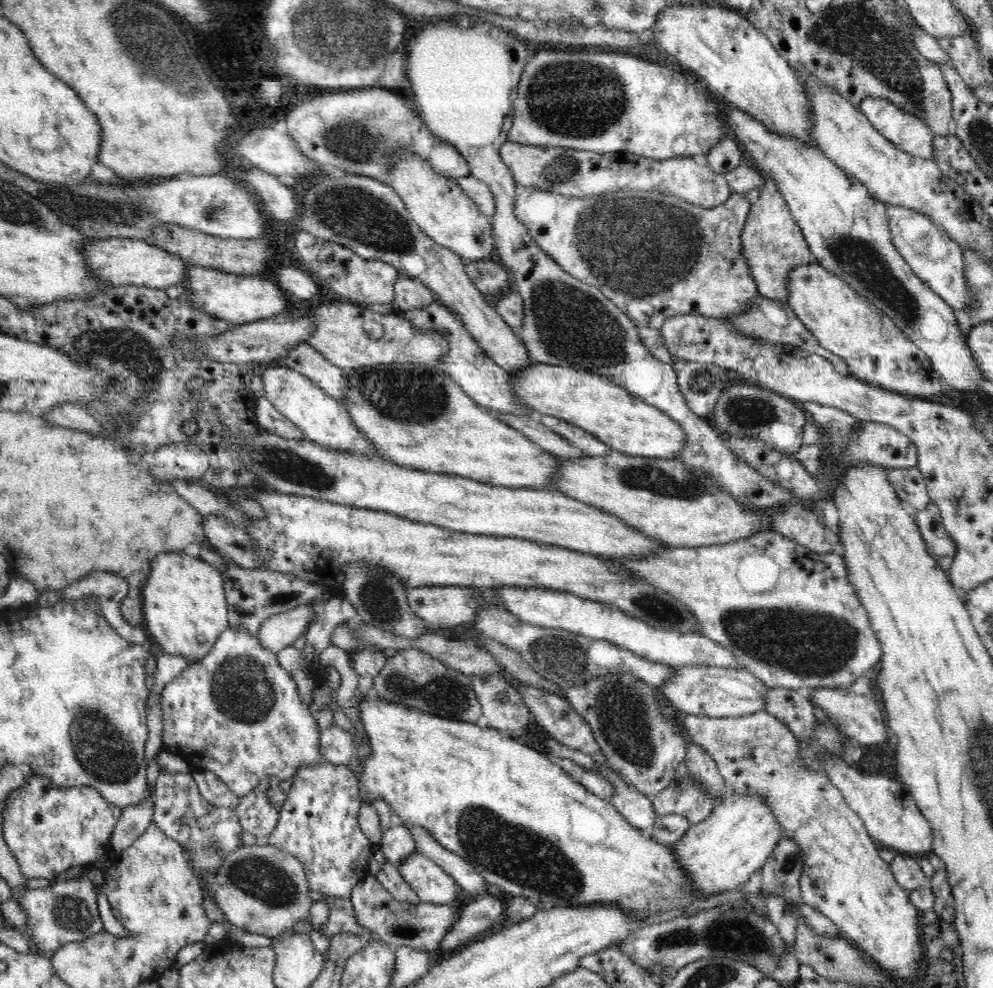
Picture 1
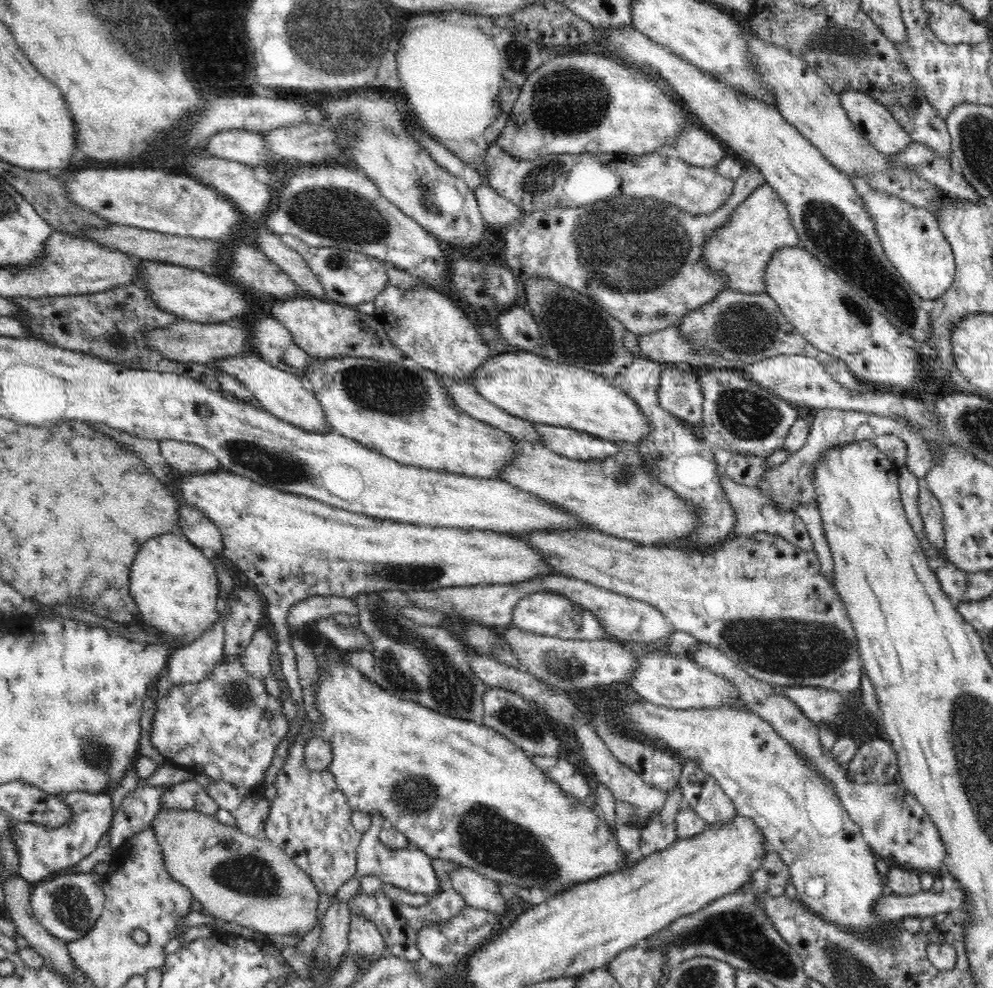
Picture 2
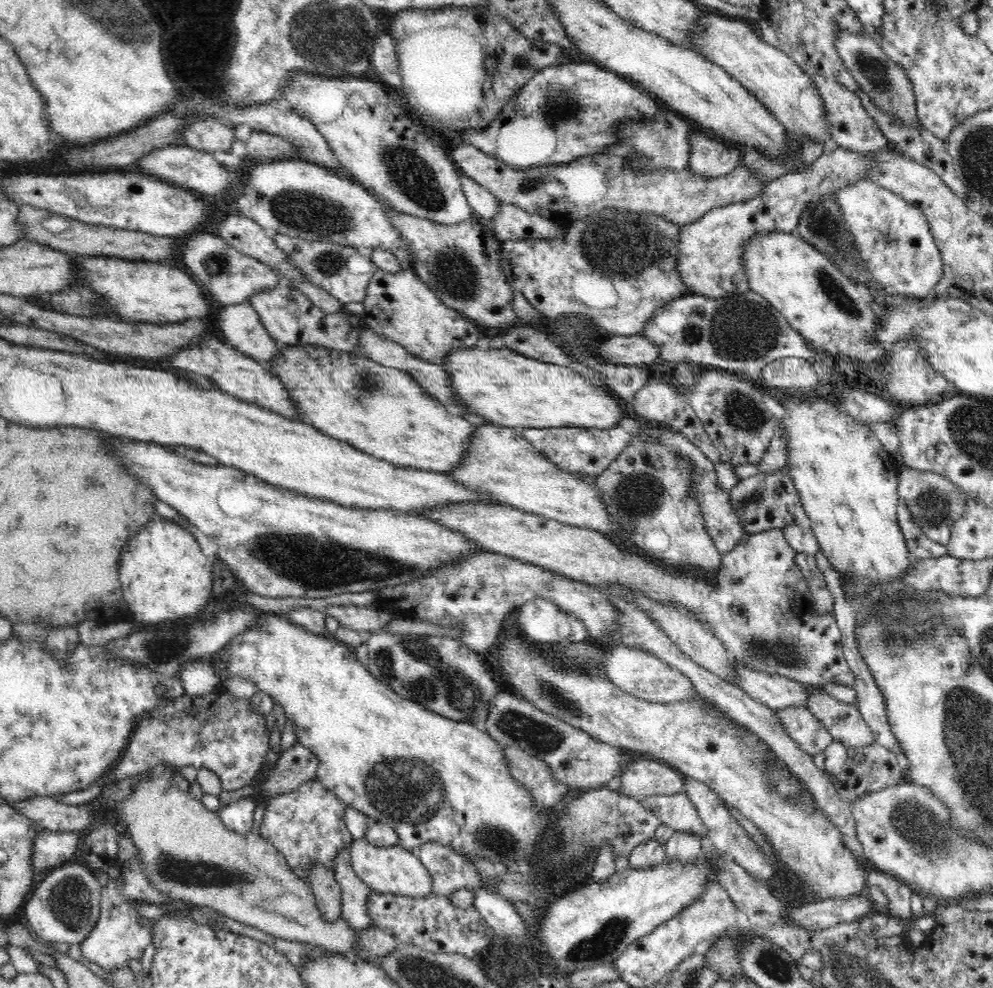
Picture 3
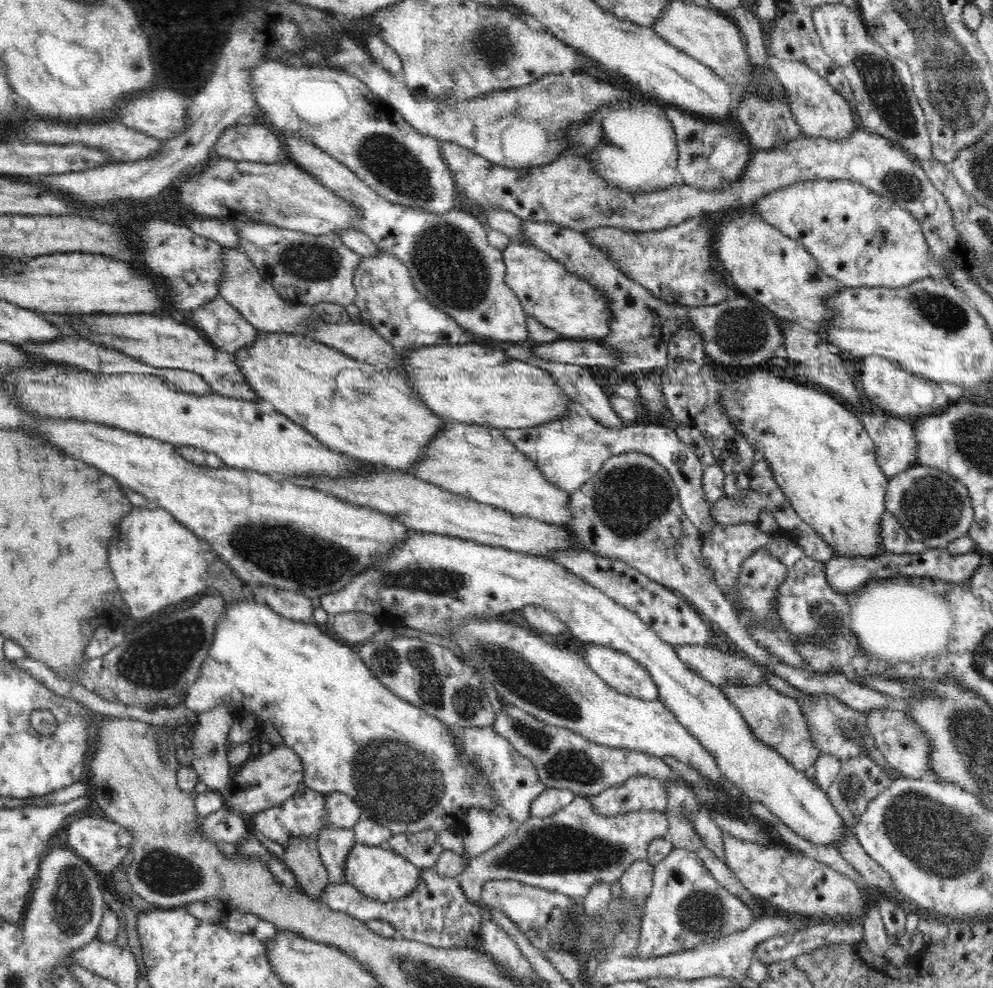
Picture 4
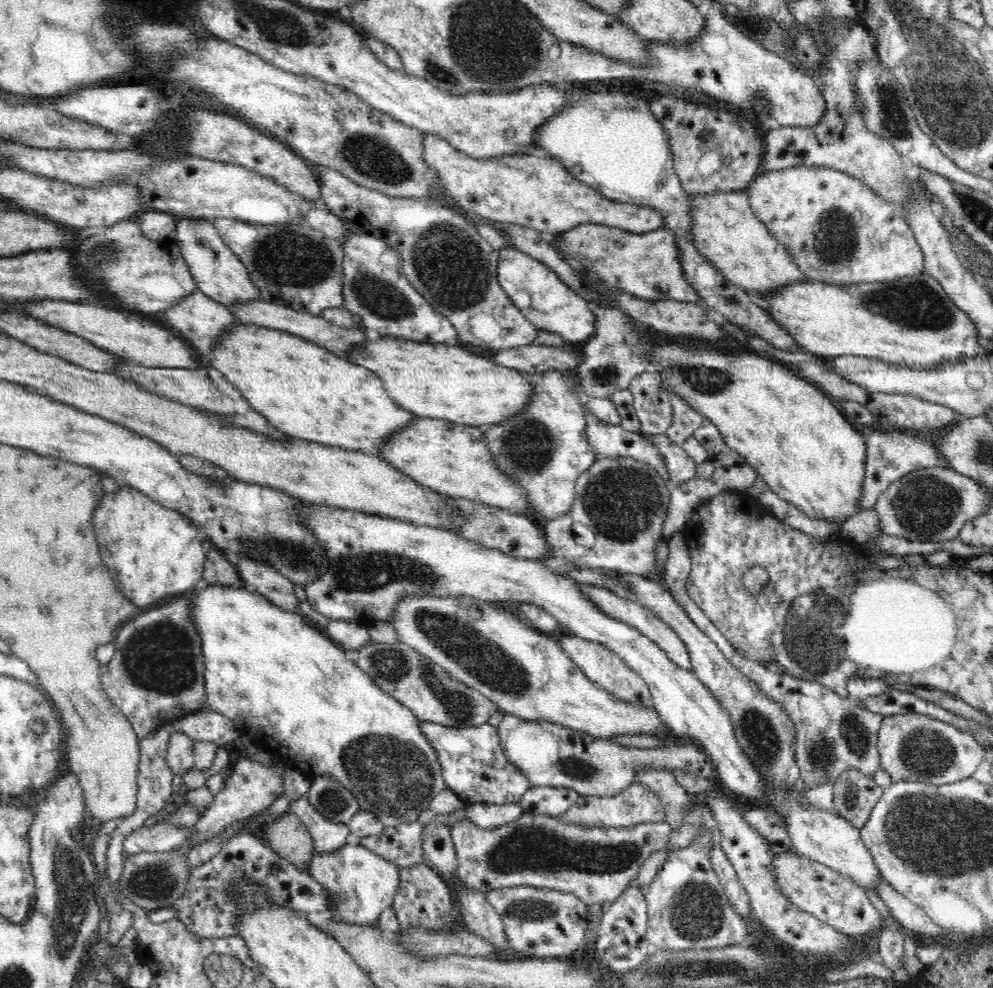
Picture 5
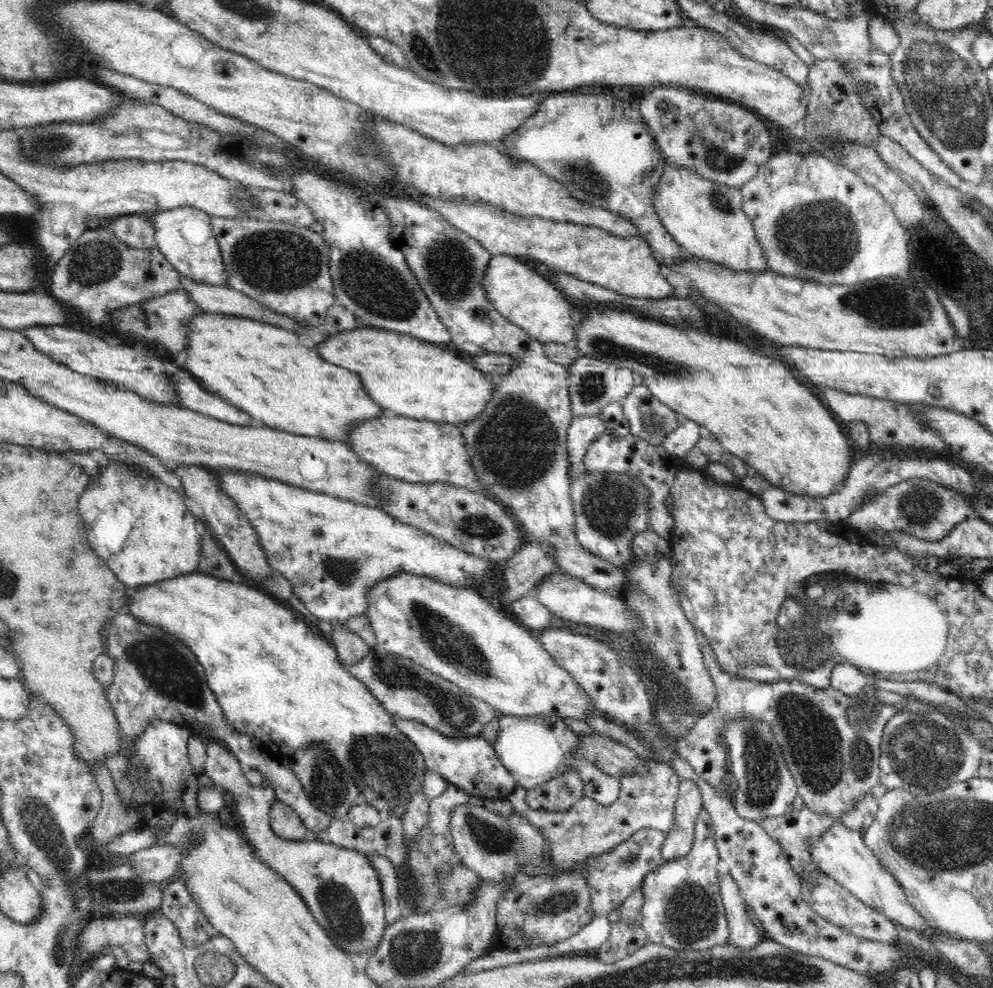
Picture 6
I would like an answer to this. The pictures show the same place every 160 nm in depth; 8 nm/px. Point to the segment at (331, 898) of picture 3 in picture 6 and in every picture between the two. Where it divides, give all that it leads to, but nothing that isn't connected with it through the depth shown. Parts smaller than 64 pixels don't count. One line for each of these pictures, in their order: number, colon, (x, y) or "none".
4: (301, 854)
5: (288, 836)
6: (286, 822)

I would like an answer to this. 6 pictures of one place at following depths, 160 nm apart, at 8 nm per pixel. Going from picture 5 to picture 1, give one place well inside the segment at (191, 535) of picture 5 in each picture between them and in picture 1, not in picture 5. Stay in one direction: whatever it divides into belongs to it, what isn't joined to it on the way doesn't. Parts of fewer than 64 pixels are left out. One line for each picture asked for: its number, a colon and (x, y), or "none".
1: (185, 608)
2: (175, 585)
3: (164, 574)
4: (157, 561)

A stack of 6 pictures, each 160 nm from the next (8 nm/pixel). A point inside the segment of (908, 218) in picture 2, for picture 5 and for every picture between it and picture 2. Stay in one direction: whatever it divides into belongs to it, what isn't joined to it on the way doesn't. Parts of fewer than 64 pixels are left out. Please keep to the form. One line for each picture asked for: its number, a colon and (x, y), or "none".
3: (894, 243)
4: (859, 238)
5: (837, 230)

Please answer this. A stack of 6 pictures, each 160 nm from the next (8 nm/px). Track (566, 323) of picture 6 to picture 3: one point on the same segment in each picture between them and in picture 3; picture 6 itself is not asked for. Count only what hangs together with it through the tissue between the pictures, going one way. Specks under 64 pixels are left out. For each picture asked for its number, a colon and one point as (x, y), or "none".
3: (615, 270)
4: (564, 302)
5: (546, 302)

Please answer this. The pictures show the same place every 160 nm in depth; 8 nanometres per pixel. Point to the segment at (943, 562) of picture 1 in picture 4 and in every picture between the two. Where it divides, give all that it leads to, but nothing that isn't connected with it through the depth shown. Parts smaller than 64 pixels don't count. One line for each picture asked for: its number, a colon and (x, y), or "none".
2: (931, 511)
3: (936, 503)
4: (933, 507)

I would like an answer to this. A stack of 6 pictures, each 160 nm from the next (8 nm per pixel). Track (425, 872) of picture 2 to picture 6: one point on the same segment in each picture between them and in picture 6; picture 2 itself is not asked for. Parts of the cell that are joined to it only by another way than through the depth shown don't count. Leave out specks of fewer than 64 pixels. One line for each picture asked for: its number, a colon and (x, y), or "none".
3: (394, 870)
4: (379, 874)
5: (359, 884)
6: (339, 885)

